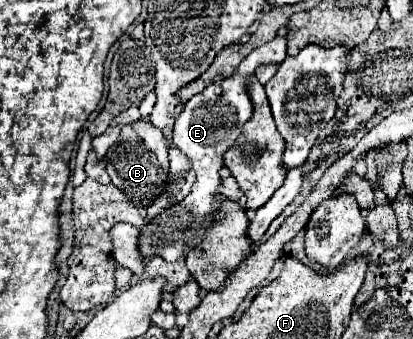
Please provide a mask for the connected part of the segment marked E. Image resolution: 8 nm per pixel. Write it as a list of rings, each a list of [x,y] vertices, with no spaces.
[[[276,36],[274,40],[258,46],[252,50],[240,66],[234,70],[232,76],[224,78],[222,82],[212,82],[208,84],[200,94],[192,96],[184,110],[180,112],[176,124],[174,124],[174,134],[172,134],[172,144],[178,146],[190,160],[194,172],[196,172],[196,184],[192,192],[178,204],[166,208],[162,214],[156,218],[148,220],[146,226],[140,230],[140,240],[138,240],[138,252],[144,260],[152,256],[160,256],[166,262],[174,262],[188,254],[202,238],[204,238],[204,226],[202,220],[212,214],[212,210],[218,208],[218,188],[220,188],[220,168],[224,166],[224,152],[236,142],[238,134],[242,132],[244,122],[250,120],[254,106],[248,94],[246,84],[254,76],[256,68],[282,62],[286,58],[286,38]]]

